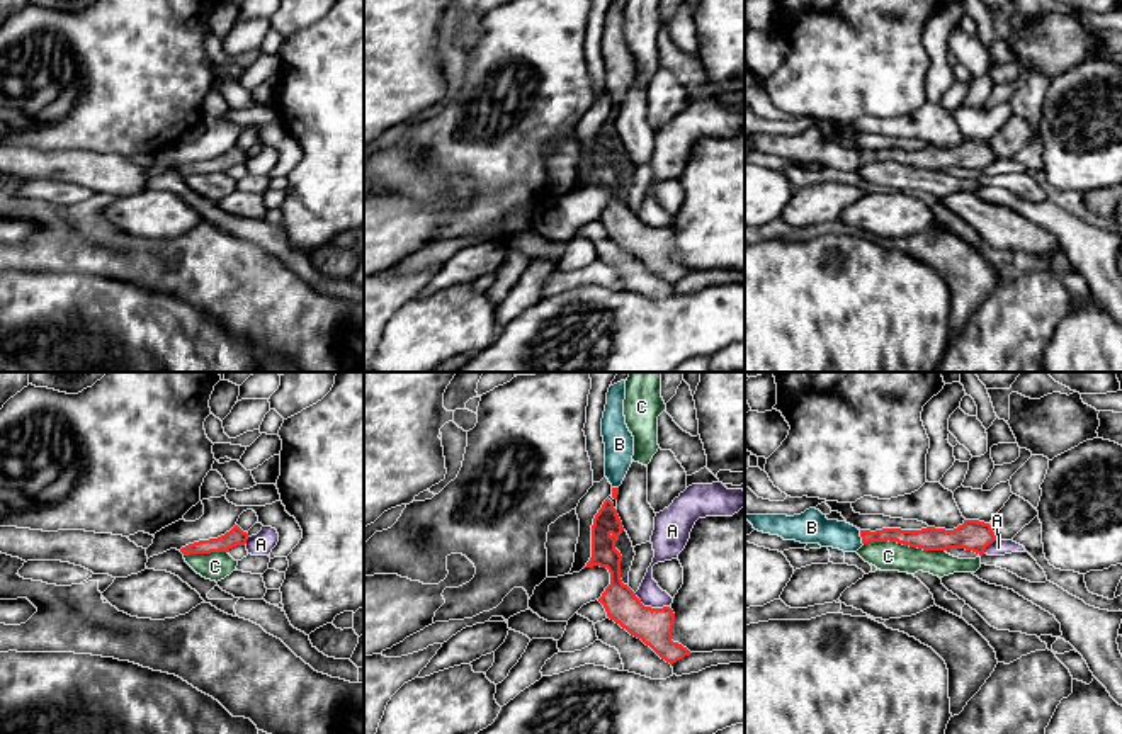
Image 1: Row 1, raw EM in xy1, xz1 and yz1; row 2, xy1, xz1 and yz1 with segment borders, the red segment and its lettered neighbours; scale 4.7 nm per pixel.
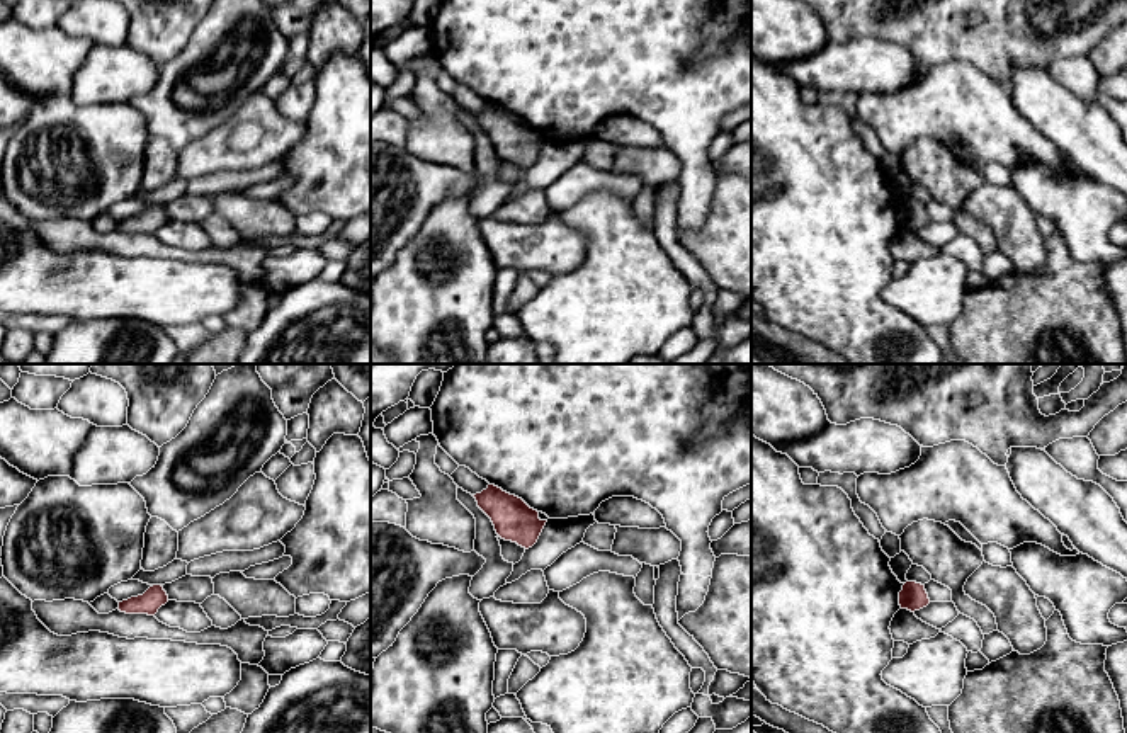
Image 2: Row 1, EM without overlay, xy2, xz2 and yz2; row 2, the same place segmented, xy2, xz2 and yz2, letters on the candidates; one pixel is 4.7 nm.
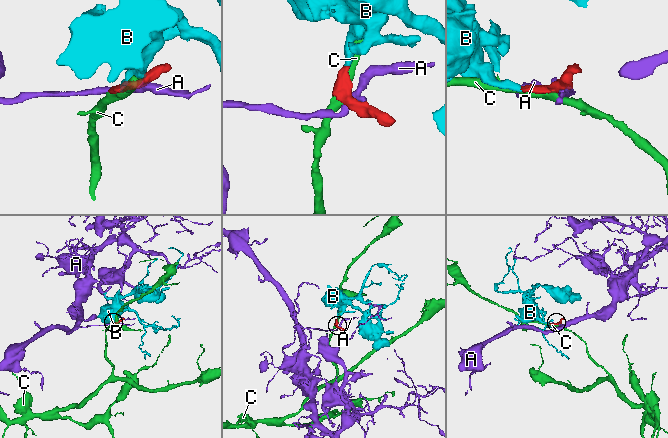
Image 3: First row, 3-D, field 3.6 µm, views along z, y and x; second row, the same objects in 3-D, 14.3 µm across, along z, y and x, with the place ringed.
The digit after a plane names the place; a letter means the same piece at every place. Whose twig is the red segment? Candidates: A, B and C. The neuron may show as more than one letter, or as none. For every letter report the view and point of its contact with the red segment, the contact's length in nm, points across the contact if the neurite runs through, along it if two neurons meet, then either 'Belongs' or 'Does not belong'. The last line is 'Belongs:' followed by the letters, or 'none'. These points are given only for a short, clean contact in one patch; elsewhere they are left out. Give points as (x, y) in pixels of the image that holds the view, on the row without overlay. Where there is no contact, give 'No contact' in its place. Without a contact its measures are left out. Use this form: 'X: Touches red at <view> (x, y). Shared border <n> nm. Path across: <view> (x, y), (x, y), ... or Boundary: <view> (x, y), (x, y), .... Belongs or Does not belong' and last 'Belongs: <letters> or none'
A: Touches red at xz1 (650, 226). Shared border 180 nm. Boundary: xz1 (634, 213), (645, 225), (668, 226). Does not belong
B: Touches red at yz1 (861, 155). Shared border 70 nm. Path across: yz1 (906, 157), (861, 155), (828, 153), (811, 146). Belongs
C: Touches red at yz1 (905, 163). Shared border 380 nm. Does not belong
Belongs: B

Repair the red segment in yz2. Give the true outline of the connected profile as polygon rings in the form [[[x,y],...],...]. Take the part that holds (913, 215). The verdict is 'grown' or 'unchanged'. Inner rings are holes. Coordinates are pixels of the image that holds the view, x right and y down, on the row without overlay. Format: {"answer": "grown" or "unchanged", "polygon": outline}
{"answer": "unchanged", "polygon": [[[906,201],[903,209],[899,211],[899,224],[901,228],[908,228],[911,231],[920,230],[930,223],[925,204],[916,201]]]}

